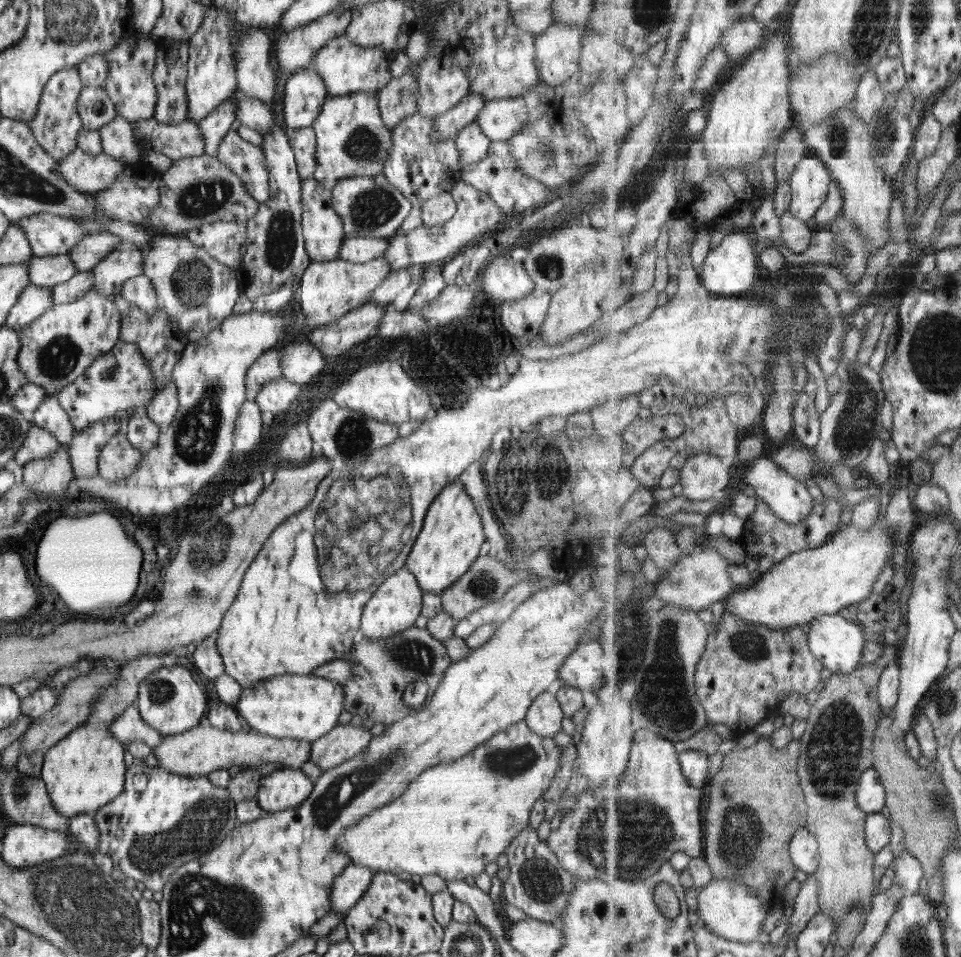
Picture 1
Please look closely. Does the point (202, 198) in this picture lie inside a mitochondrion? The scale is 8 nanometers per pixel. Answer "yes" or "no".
yes

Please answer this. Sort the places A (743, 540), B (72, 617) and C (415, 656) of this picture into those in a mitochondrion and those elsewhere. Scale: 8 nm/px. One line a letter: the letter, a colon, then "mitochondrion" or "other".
A: other
B: other
C: mitochondrion

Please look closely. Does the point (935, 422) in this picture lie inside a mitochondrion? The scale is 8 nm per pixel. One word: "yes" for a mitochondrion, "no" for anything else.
no

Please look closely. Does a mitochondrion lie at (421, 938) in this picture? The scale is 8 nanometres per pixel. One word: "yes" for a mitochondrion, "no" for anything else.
no

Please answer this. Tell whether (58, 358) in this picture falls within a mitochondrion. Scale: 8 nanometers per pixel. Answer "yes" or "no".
yes

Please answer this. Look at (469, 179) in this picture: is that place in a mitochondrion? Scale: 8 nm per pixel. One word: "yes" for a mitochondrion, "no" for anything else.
no

